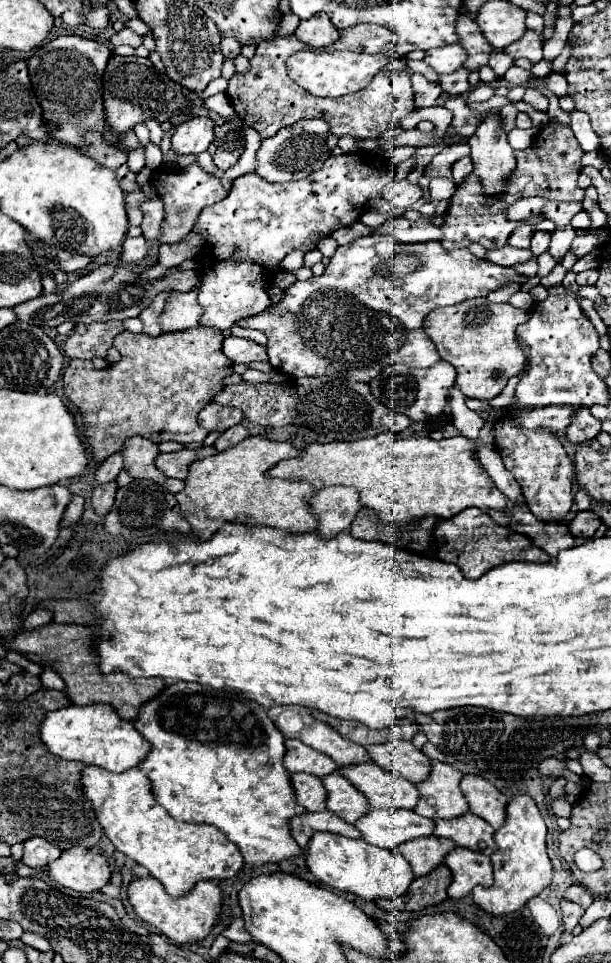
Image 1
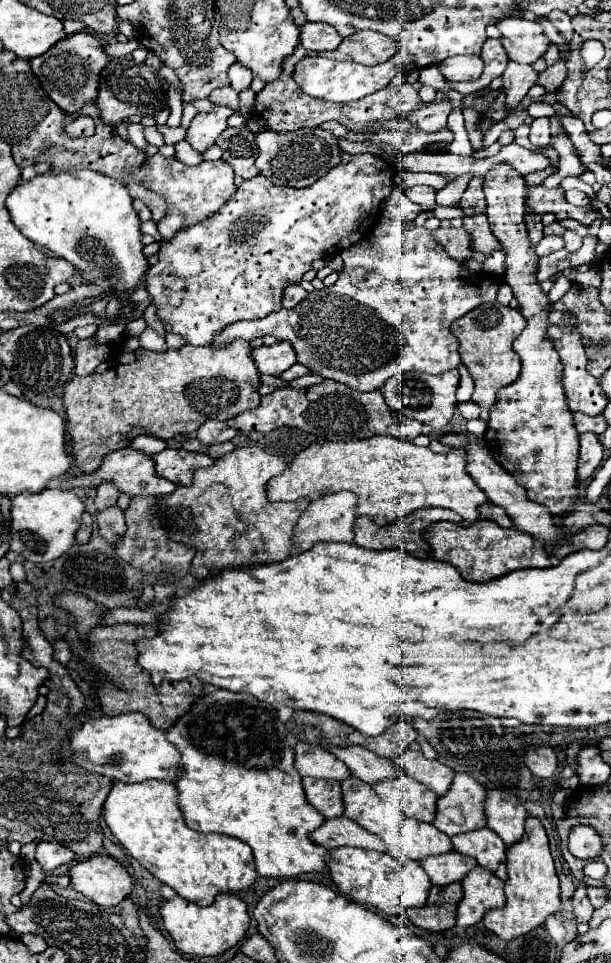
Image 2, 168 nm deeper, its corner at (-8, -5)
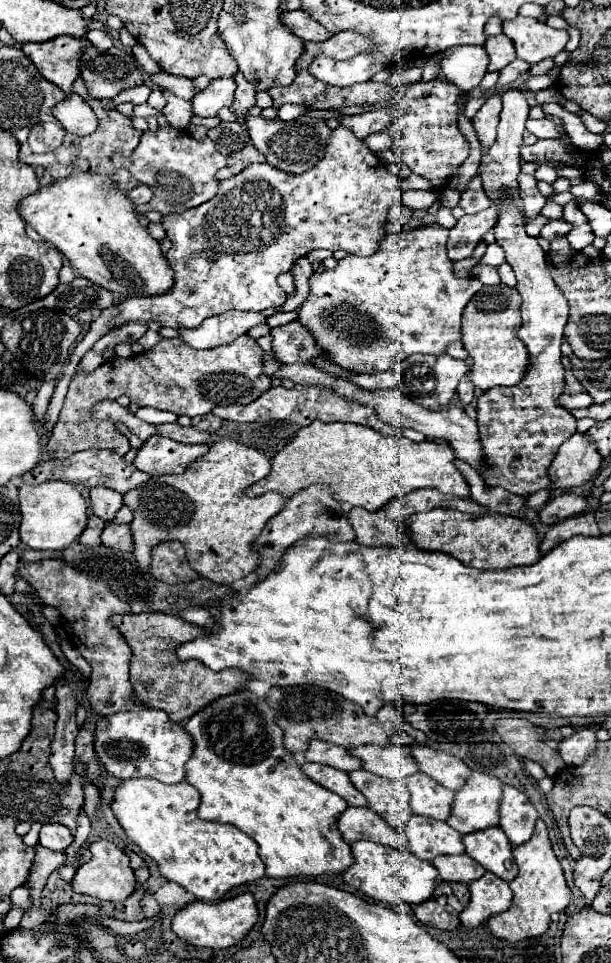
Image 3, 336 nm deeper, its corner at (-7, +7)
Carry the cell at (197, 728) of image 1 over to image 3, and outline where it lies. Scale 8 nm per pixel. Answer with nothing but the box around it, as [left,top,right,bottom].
[183,689,351,877]

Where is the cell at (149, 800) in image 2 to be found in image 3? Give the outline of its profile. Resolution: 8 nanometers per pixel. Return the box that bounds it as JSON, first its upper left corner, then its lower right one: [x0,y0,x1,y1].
[111,777,265,901]

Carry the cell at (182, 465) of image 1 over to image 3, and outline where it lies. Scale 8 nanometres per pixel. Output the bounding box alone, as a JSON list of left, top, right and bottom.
[135,435,209,475]

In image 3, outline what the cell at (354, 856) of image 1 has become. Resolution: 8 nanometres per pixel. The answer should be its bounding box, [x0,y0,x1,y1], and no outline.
[343,839,437,905]

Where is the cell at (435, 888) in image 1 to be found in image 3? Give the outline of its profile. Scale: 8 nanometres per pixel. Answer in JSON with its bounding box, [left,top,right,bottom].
[411,881,469,931]

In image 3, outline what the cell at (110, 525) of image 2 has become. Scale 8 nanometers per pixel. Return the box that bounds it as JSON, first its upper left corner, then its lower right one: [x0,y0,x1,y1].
[101,521,133,551]

